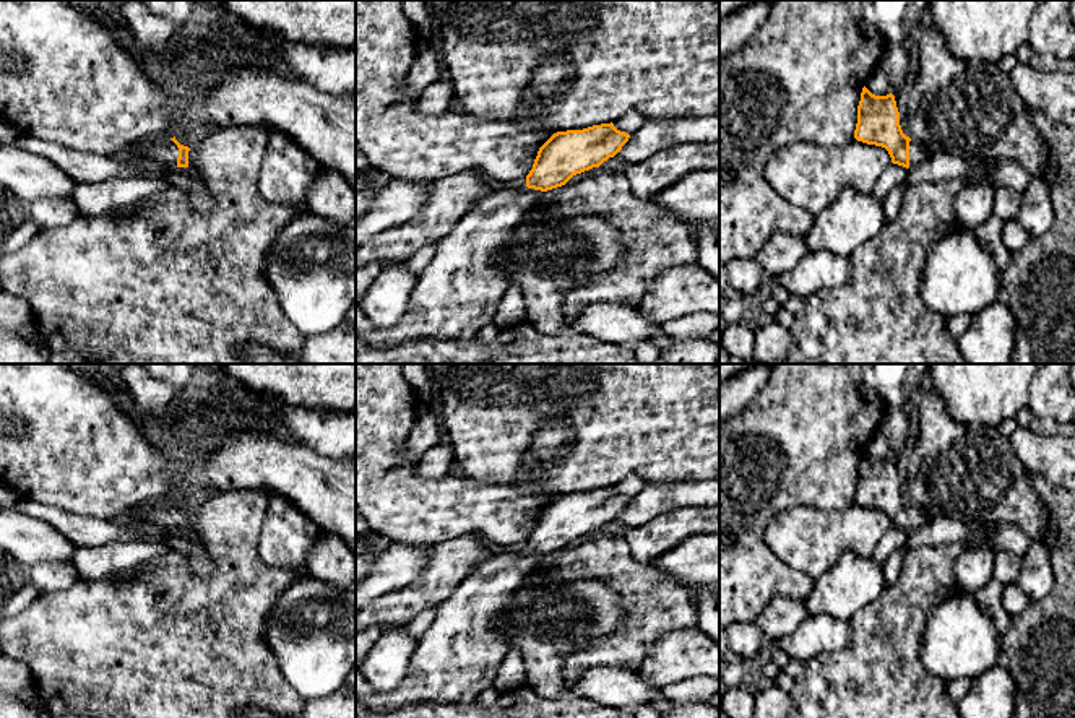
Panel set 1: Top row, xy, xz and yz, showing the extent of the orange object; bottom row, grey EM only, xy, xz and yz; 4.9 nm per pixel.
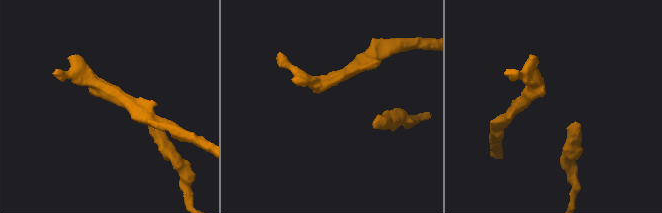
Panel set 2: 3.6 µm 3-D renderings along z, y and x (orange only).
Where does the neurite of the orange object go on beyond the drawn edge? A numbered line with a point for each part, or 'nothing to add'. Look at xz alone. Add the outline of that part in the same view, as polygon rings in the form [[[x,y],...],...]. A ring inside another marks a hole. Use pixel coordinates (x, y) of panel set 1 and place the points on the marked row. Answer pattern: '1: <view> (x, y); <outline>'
1: xz (458, 293); [[[526,187],[486,197],[437,244],[434,258],[416,278],[399,322],[380,330],[356,304],[356,335],[375,349],[416,340],[476,341],[508,292],[502,263],[515,227],[541,195]]]

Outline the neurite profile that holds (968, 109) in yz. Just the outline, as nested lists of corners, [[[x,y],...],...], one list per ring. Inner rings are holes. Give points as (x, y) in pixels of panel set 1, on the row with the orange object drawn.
[[[935,26],[919,34],[919,70],[906,104],[906,120],[909,138],[930,154],[1013,159],[1031,175],[1044,175],[1047,141],[1031,125],[1028,109],[1017,94],[1010,75],[997,63],[955,57]]]

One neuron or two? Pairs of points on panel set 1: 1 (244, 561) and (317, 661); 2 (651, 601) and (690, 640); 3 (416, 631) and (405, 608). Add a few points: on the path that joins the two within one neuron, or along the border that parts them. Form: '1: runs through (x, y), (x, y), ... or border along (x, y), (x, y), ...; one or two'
1: border along (294, 579), (275, 605), (262, 639); two
2: border along (695, 626), (663, 632), (647, 650); two
3: border along (436, 608), (421, 611), (405, 627); two

